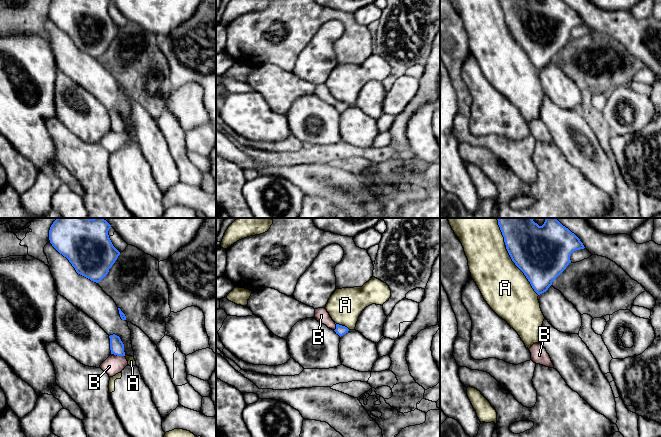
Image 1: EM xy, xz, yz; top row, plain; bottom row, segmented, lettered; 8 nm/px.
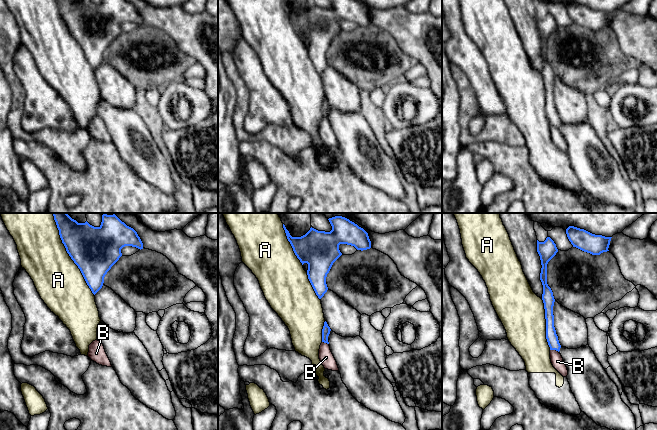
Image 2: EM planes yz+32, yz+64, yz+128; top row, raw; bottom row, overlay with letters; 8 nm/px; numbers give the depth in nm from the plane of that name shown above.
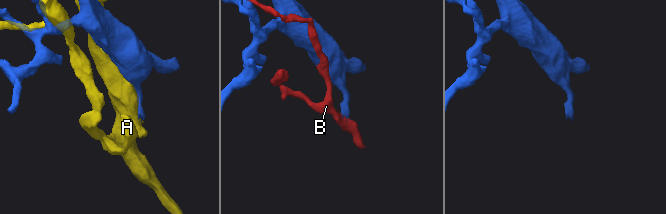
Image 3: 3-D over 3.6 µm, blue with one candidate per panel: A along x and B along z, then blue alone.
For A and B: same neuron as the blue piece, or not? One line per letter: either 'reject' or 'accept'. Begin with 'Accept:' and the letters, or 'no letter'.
Accept: no letter
A: reject
B: reject

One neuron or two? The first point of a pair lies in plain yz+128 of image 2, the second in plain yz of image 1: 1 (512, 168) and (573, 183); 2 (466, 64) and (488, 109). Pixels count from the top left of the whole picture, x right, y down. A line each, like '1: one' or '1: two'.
1: one
2: one

